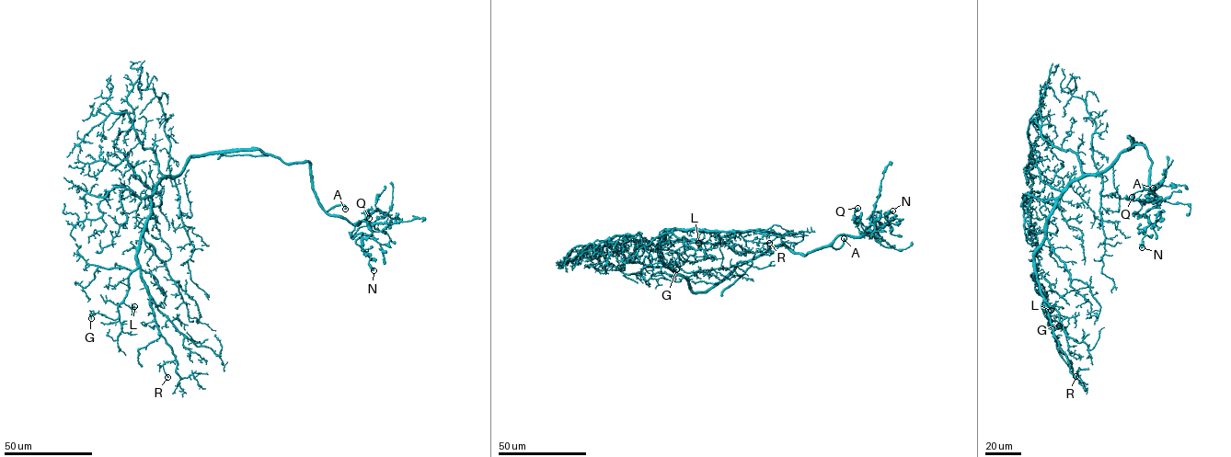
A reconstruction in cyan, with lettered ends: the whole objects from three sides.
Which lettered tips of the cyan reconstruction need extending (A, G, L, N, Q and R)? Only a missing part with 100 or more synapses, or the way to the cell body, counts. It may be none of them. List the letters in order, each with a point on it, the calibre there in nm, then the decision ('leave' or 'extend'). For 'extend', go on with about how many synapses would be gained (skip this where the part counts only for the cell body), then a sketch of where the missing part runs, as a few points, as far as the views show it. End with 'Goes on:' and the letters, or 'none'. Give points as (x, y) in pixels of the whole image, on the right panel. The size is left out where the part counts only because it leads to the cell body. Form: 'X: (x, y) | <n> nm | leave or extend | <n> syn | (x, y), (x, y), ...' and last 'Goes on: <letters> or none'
A: (1153, 188) | 440 nm | extend | 350 syn | (1153, 188), (1149, 188), (1145, 180), (1151, 170), (1152, 152), (1158, 134), (1147, 95)
G: (1059, 325) | 280 nm | leave
L: (1051, 310) | 120 nm | leave
N: (1142, 247) | 500 nm | leave
Q: (1132, 197) | 600 nm | leave
R: (1075, 376) | 300 nm | leave
Goes on: A

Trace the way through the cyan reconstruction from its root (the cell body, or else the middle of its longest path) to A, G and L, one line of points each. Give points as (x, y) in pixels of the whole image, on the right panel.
A: (1122, 152), (1134, 146), (1128, 137), (1129, 148), (1144, 147), (1151, 191), (1160, 185), (1153, 188)
G: (1122, 152), (1103, 170), (1072, 182), (1047, 220), (1034, 275), (1047, 325), (1052, 319), (1059, 325)
L: (1122, 152), (1103, 170), (1073, 182), (1054, 202), (1035, 256), (1034, 275), (1044, 297), (1042, 308), (1051, 310)

